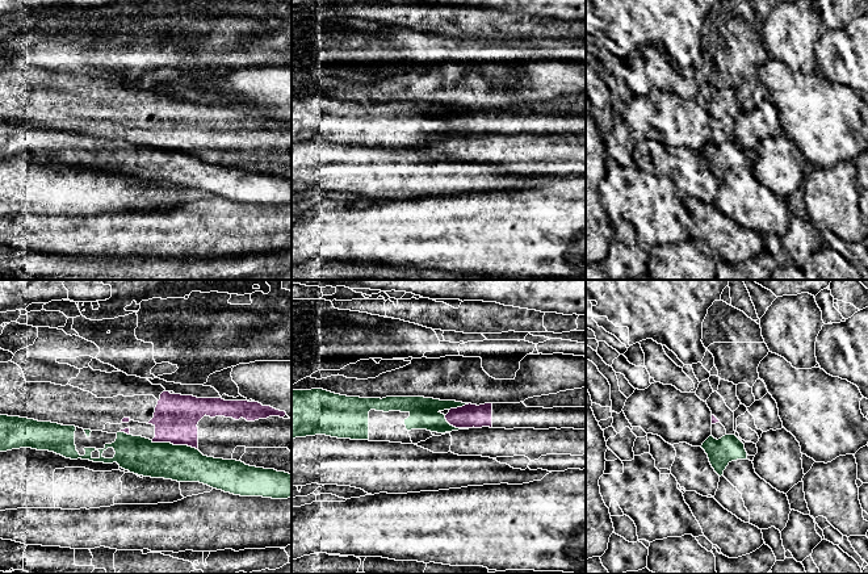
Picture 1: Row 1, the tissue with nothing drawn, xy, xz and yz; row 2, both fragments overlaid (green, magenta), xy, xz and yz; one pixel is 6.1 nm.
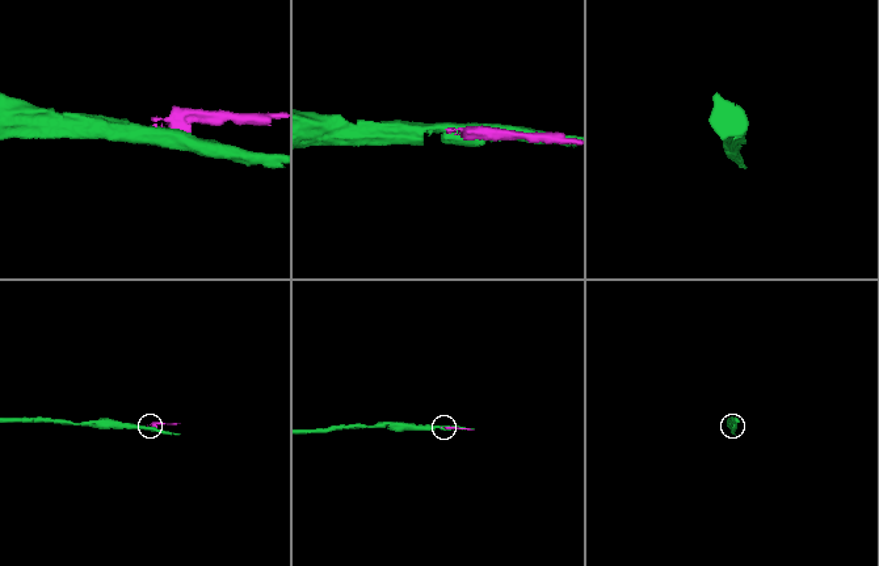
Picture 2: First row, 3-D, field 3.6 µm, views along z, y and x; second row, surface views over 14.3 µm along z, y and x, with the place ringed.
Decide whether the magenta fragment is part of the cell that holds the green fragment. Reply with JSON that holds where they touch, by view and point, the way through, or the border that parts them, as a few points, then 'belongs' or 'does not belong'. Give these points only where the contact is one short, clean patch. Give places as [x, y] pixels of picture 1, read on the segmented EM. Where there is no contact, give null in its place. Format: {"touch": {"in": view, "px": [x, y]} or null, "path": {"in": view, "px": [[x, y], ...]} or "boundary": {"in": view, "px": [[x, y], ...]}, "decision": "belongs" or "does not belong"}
{"touch": {"in": "xy", "px": [172, 444]}, "boundary": {"in": "xy", "px": [[151, 440], [187, 444], [196, 449]]}, "decision": "does not belong"}

